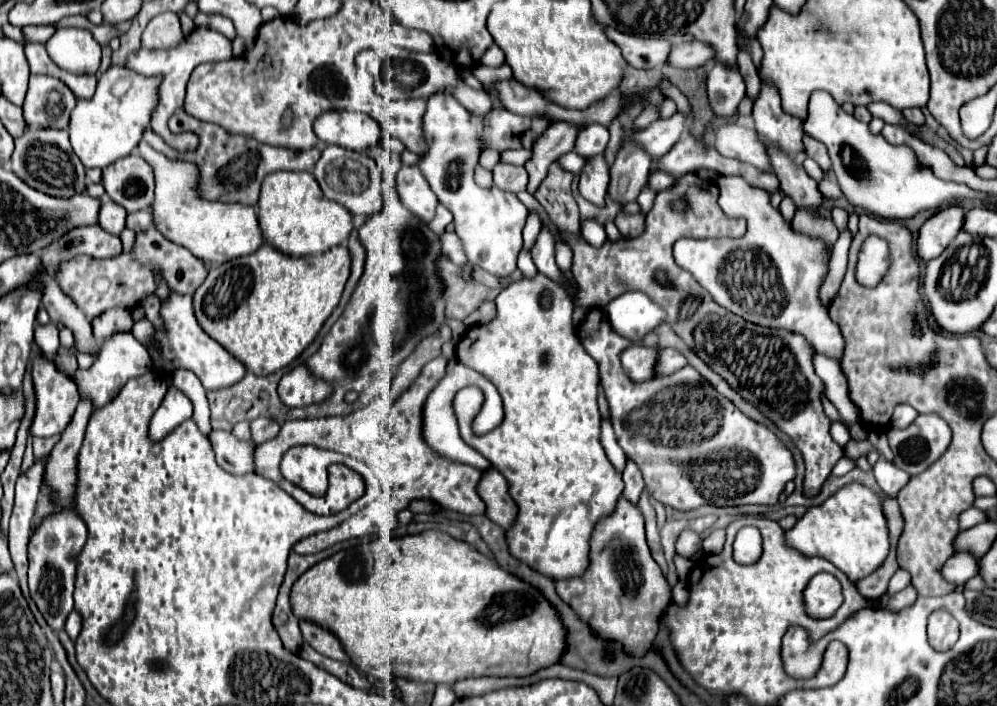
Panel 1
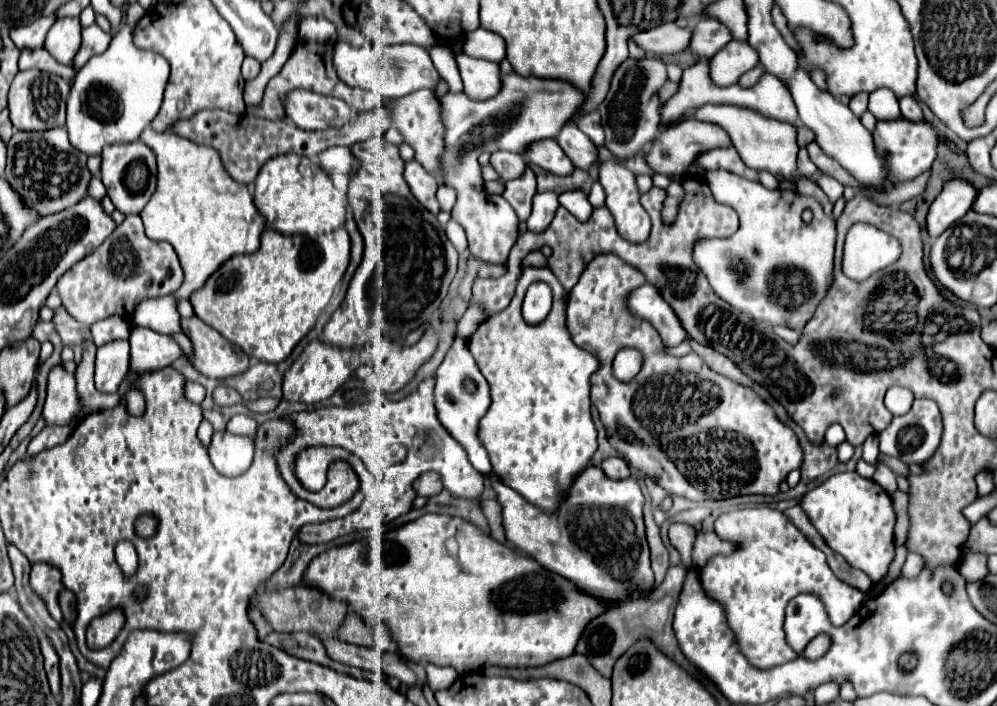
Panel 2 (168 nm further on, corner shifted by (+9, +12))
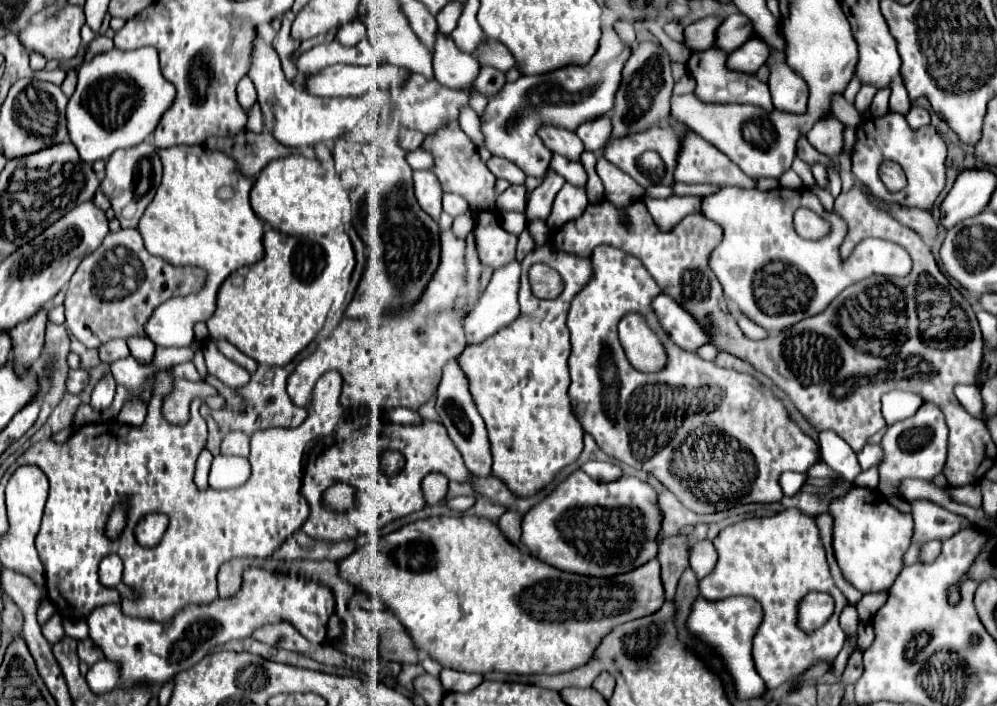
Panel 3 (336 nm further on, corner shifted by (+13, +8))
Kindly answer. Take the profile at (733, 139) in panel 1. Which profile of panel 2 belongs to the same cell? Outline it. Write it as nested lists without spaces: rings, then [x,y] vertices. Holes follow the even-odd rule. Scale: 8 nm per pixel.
[[[682,118],[680,122],[668,126],[654,144],[646,146],[644,156],[646,156],[648,166],[654,172],[682,176],[682,174],[688,172],[692,160],[698,154],[702,154],[706,150],[712,150],[712,148],[724,148],[724,146],[732,146],[732,140],[728,140],[728,134],[718,124],[708,124],[708,122],[694,120],[694,118]]]

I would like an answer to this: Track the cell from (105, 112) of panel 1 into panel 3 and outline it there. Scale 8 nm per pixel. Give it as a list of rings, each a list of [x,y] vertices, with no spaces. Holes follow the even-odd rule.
[[[146,46],[146,48],[128,50],[128,52],[114,48],[110,52],[96,54],[92,60],[84,62],[78,68],[78,84],[66,108],[70,140],[84,162],[92,164],[100,158],[106,160],[118,148],[132,148],[144,142],[144,138],[156,130],[160,116],[172,106],[174,98],[176,98],[176,88],[162,76],[156,48]]]

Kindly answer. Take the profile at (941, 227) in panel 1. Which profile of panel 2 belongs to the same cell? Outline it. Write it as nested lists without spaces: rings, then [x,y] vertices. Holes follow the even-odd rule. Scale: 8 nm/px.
[[[950,180],[940,196],[932,202],[926,216],[926,232],[934,240],[956,220],[960,220],[972,206],[976,188],[966,180]]]

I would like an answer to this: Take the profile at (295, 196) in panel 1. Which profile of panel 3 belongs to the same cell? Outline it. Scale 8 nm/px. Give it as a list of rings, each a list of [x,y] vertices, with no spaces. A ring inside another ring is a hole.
[[[290,154],[272,160],[256,178],[250,190],[250,204],[258,218],[284,234],[326,234],[342,224],[340,204],[342,184],[336,174],[328,174],[316,158]]]

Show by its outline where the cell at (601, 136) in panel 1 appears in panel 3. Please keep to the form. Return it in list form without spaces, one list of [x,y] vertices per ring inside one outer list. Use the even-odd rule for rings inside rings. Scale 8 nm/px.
[[[604,114],[604,116],[598,116],[594,120],[588,120],[588,122],[580,124],[578,130],[576,130],[576,134],[584,142],[586,150],[600,154],[602,148],[606,146],[606,142],[608,142],[610,134],[612,134],[612,126],[610,124],[612,124],[610,116]]]

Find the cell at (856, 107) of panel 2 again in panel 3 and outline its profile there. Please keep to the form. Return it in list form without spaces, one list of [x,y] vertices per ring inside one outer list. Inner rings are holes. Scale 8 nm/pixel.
[[[864,84],[862,88],[860,88],[860,92],[858,92],[858,96],[856,96],[856,102],[854,102],[854,106],[858,108],[858,112],[866,112],[868,108],[870,108],[870,102],[872,102],[872,98],[874,98],[874,94],[878,92],[878,88],[874,88],[874,86],[870,86],[870,84]]]

